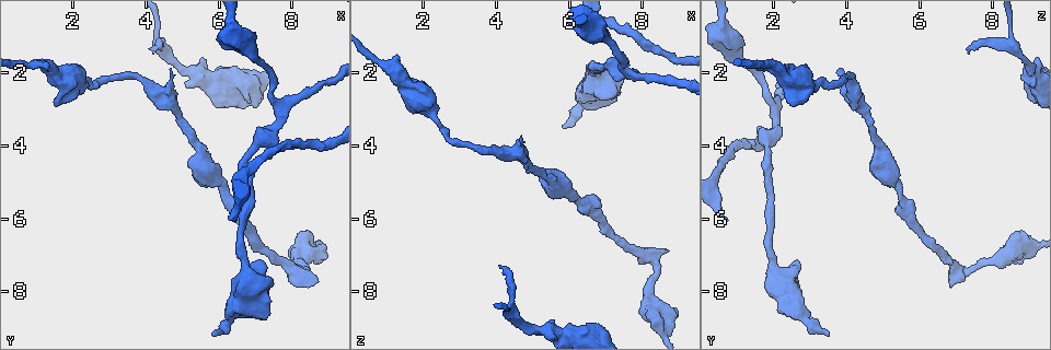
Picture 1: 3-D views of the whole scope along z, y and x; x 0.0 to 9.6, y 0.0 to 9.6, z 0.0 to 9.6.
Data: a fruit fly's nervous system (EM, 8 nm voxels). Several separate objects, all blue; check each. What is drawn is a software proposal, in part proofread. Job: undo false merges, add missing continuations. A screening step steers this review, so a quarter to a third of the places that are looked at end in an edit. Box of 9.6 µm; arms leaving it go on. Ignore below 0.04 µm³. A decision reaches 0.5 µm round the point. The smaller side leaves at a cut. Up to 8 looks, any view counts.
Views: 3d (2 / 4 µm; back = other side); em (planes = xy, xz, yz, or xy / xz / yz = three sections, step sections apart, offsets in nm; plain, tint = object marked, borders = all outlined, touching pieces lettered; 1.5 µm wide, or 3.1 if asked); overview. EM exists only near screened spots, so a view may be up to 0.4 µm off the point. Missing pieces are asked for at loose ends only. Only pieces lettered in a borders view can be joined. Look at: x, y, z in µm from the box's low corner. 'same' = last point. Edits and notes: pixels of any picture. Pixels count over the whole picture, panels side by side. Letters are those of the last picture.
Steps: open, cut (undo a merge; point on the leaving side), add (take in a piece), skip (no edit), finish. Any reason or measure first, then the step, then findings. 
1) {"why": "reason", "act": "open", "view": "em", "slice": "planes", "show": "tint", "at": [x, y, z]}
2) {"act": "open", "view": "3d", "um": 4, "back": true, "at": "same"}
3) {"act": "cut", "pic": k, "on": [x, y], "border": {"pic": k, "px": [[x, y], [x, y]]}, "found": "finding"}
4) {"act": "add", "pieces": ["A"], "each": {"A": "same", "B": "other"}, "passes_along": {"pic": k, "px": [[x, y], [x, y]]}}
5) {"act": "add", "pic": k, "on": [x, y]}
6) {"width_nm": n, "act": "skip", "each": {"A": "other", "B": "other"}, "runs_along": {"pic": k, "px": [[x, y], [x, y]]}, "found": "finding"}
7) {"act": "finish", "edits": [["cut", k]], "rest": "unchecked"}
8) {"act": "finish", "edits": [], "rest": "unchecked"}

{"why": "three-way junction", "act": "open", "view": "3d", "um": 2, "back": true, "at": [7.70, 3.05, 2.00]}

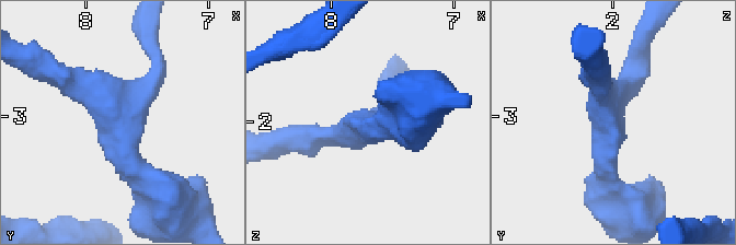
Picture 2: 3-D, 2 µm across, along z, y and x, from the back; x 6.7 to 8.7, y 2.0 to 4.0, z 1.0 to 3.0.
{"why": "shape alone is not enough", "act": "open", "view": "em", "slice": "xz", "step": 4, "show": "tint", "at": [7.66, 3.00, 2.02]}

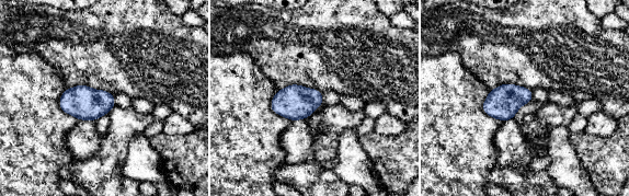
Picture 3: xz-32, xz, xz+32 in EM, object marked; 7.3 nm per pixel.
{"why": "cut it another way", "act": "open", "view": "em", "slice": "planes", "show": "borders", "at": "same"}

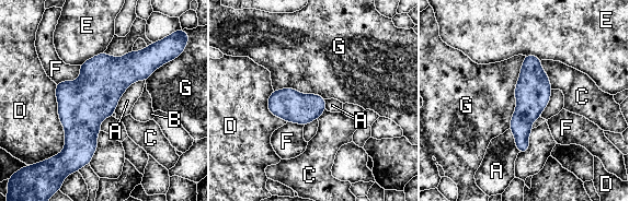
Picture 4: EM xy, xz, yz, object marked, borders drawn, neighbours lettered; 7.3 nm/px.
{"width_nm": 240, "longest_contact_nm": ["D", 600], "act": "skip", "each": {"A": "other", "B": "other", "C": "other", "D": "other", "E": "other", "F": "other", "G": "other"}, "found": "continuous, no second neuron"}

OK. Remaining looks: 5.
{"act": "open", "view": "em", "slice": "planes", "show": "plain", "at": [4.60, 1.95, 3.75]}

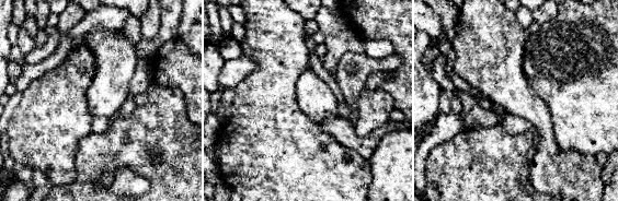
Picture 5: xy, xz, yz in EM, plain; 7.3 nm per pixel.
{"why": "with the object marked", "act": "open", "view": "em", "slice": "planes", "show": "tint", "at": "same"}

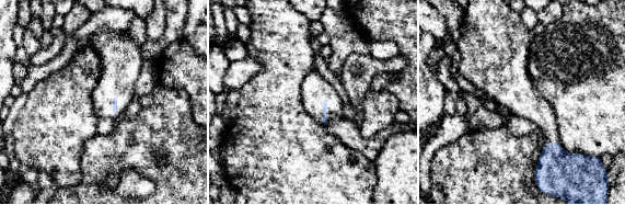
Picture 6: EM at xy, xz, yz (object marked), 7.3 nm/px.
{"why": "see the neighbours", "act": "open", "view": "em", "slice": "planes", "show": "borders", "at": "same"}

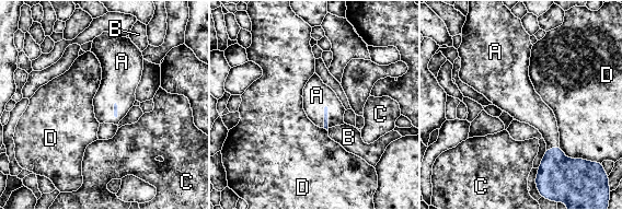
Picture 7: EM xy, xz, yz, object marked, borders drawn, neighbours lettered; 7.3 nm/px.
{"act": "add", "pieces": ["A"], "each": {"A": "same", "B": "other", "C": "other", "D": "other"}, "passes_along": {"pic": 7, "px": [[325, 108], [327, 116], [317, 95]]}, "found": "it goes on there"}

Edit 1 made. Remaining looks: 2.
{"act": "finish", "edits": [["add", 7]], "rest": "unchecked"}

